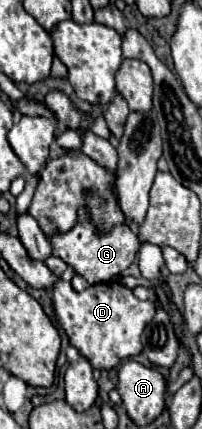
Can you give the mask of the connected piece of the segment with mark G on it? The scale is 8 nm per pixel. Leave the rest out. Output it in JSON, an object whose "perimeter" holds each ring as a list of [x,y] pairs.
{"perimeter":[[[87,206],[79,208],[77,224],[69,232],[55,232],[49,238],[53,246],[53,256],[61,258],[67,262],[77,274],[81,274],[89,284],[99,284],[99,282],[109,282],[113,276],[121,274],[131,266],[135,260],[135,254],[139,250],[139,240],[137,236],[129,230],[127,224],[117,224],[109,232],[101,232],[97,224],[91,218],[91,212]]]}

